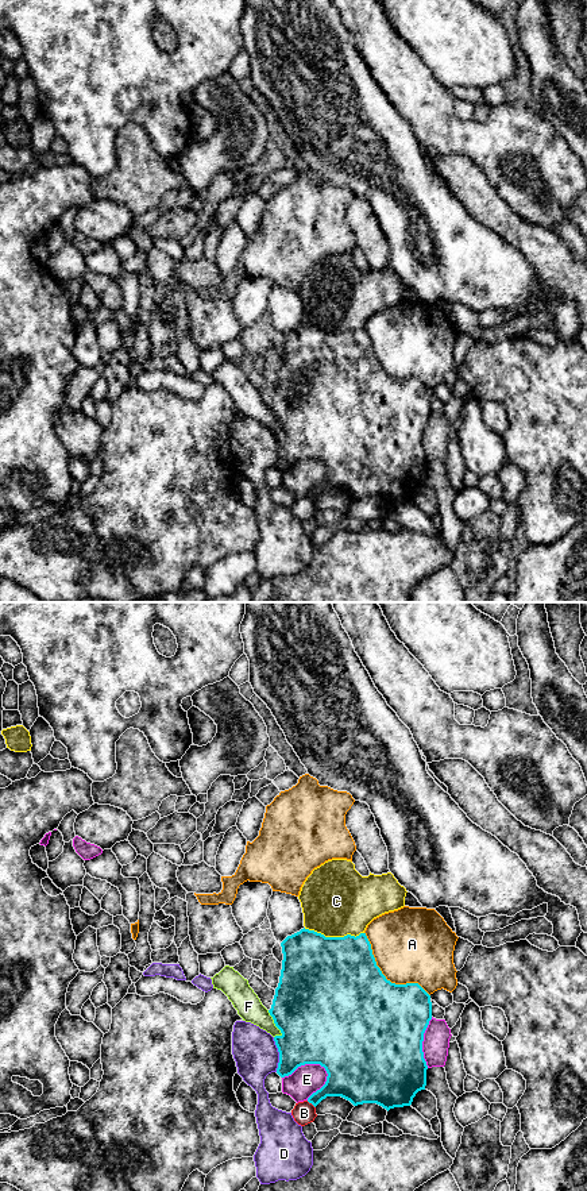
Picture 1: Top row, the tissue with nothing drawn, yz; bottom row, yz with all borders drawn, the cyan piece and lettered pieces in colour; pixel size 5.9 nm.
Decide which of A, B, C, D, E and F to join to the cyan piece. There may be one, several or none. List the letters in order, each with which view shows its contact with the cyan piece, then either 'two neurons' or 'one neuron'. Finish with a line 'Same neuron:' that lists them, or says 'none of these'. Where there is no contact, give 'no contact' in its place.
A: meets cyan in yz; two neurons
B: meets cyan in yz; two neurons
C: meets cyan in yz; two neurons
D: meets cyan in yz; two neurons
E: meets cyan in yz; two neurons
F: meets cyan in yz; two neurons
Same neuron: none of these

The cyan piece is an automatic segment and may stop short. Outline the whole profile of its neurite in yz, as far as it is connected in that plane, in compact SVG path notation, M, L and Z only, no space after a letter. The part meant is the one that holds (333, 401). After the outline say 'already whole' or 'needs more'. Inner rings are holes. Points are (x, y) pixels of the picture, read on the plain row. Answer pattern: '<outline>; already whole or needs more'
M309 324L287 331L282 338L282 365L270 411L281 431L274 436L279 447L277 469L291 470L305 459L320 459L328 471L325 479L308 497L314 502L327 492L341 492L354 501L376 498L387 506L410 501L416 489L426 481L426 456L422 447L424 428L432 415L430 390L418 378L395 379L376 361L366 328L325 332Z; already whole

